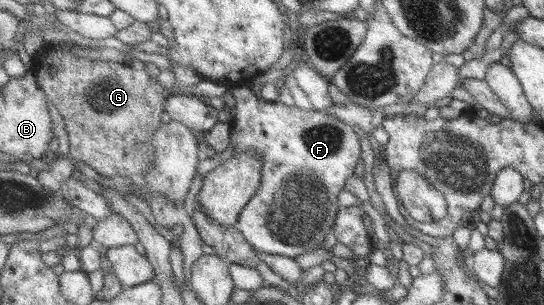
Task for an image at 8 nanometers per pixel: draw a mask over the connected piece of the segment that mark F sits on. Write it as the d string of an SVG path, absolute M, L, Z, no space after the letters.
M246 85L229 91L235 97L229 116L234 154L254 150L263 157L260 187L239 213L235 228L255 250L267 254L294 258L323 247L341 207L339 193L361 158L360 136L324 112L259 100Z

